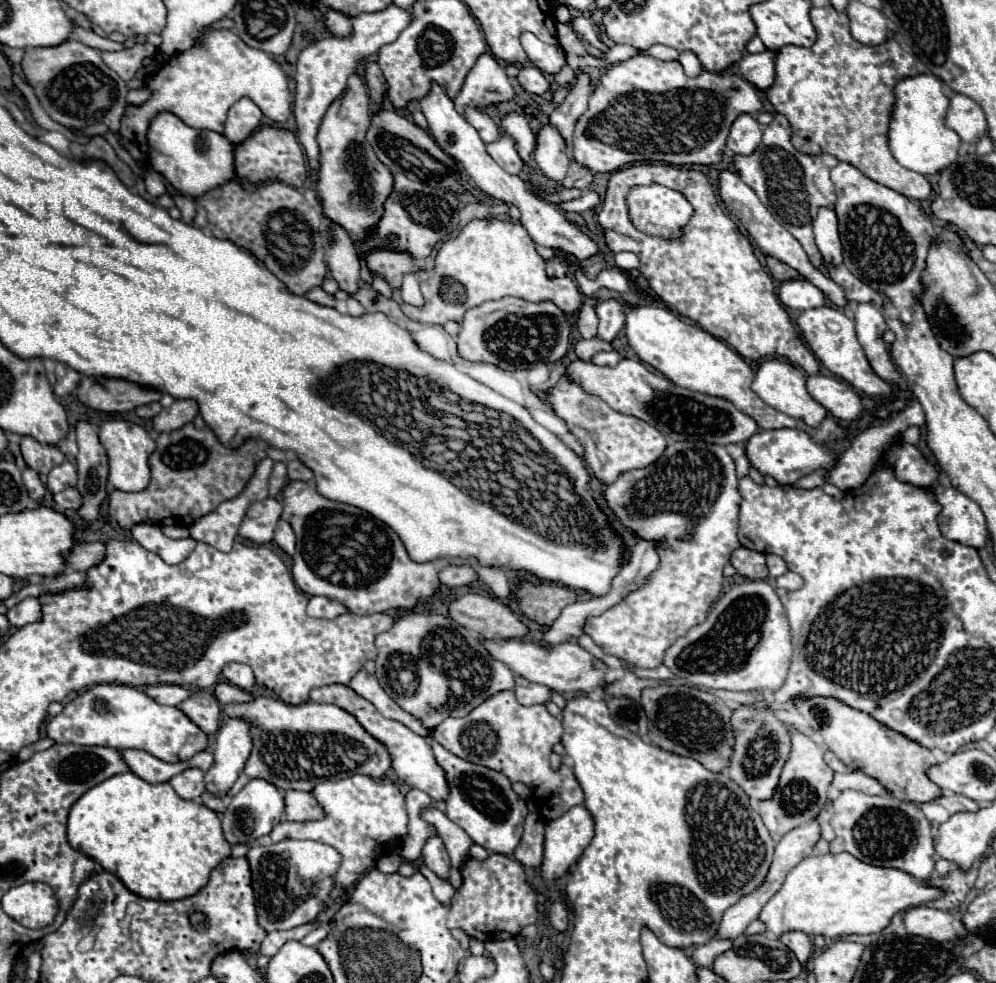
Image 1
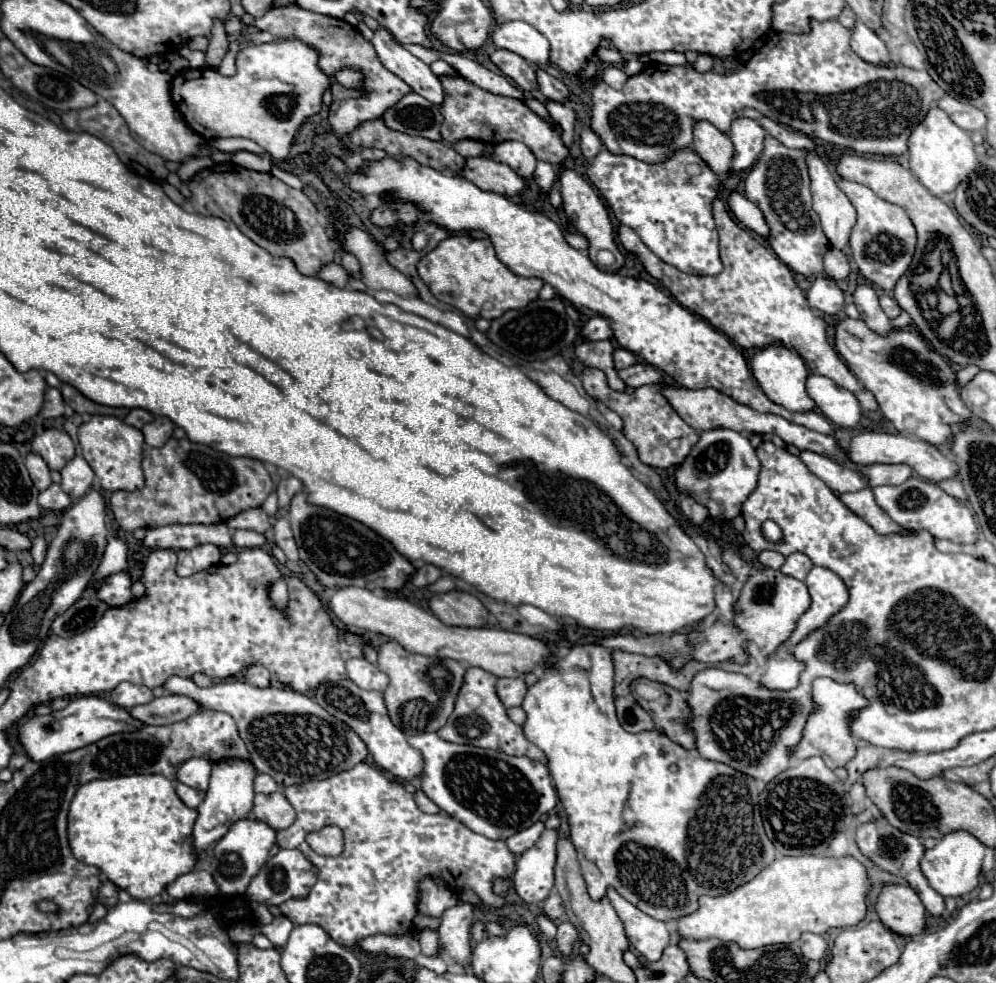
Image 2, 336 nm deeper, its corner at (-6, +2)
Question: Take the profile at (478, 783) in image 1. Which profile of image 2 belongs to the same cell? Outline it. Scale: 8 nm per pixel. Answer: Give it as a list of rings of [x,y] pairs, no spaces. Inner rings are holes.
[[[427,732],[407,740],[423,756],[421,790],[441,810],[485,838],[507,840],[511,834],[533,826],[541,814],[549,814],[557,806],[557,794],[543,762],[527,756],[509,756],[499,750],[445,742],[437,734]]]

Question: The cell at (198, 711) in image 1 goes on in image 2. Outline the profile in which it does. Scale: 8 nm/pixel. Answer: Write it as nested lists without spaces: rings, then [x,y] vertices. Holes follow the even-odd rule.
[[[165,694],[161,698],[153,698],[149,704],[131,708],[129,714],[143,724],[165,726],[189,718],[189,714],[195,714],[199,708],[201,706],[197,706],[197,702],[193,702],[191,698]]]

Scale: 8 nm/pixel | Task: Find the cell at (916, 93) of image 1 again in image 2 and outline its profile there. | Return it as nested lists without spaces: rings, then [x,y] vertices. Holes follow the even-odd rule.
[[[931,108],[925,120],[909,136],[909,168],[937,198],[953,192],[977,168],[977,164],[977,152],[969,132],[949,122],[949,116],[941,108]]]

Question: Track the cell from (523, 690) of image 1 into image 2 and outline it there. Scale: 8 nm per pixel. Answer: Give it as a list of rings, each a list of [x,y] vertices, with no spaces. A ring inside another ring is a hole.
[[[499,678],[495,684],[495,692],[505,708],[521,706],[525,698],[525,690],[527,690],[527,684],[523,678]]]

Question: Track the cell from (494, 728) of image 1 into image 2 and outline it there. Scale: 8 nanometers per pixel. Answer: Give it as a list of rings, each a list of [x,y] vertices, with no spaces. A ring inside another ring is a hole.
[[[467,668],[465,676],[463,676],[463,686],[461,686],[457,700],[455,700],[455,710],[449,716],[447,724],[437,734],[447,742],[501,750],[511,756],[527,756],[527,758],[545,762],[545,754],[523,736],[521,726],[513,724],[507,718],[505,706],[501,704],[501,700],[495,694],[495,682],[497,682],[497,676],[489,674],[487,670]]]

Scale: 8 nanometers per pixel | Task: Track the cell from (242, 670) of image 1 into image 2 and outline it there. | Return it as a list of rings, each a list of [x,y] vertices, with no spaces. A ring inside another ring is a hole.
[[[251,666],[249,670],[247,670],[247,682],[249,684],[253,684],[253,686],[257,686],[257,688],[267,688],[269,684],[271,684],[271,680],[269,680],[269,670],[267,668],[263,668],[263,666]]]

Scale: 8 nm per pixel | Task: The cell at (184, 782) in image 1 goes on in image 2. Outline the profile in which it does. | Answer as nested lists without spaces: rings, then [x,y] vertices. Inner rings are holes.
[[[177,784],[177,794],[179,794],[179,798],[189,806],[189,808],[197,808],[199,806],[199,802],[203,800],[203,792],[199,792],[199,790],[195,790],[195,788],[191,788],[191,786],[185,786],[185,784]]]

